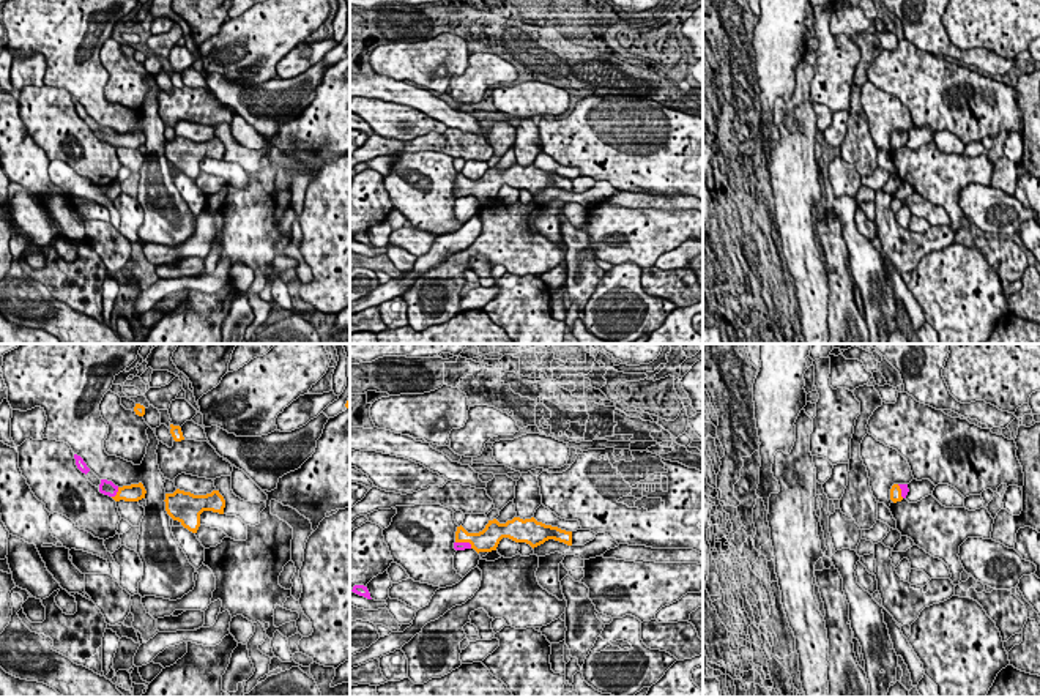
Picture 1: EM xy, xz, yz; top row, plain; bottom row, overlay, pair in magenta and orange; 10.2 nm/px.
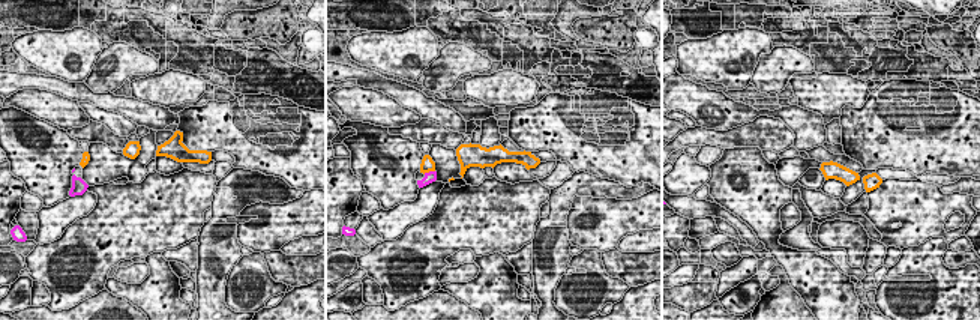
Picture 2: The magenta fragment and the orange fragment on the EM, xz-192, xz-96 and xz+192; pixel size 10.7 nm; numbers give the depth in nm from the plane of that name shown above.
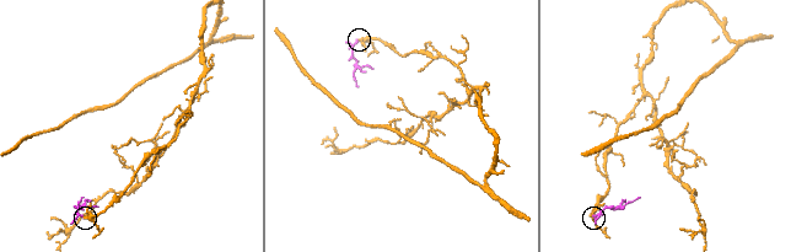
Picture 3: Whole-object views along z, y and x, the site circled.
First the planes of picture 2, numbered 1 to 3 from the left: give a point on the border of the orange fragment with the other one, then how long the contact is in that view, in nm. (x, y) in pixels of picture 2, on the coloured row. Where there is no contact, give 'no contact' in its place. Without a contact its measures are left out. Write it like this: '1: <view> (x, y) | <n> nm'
1: no contact
2: xz-96 (429, 172) | 130 nm
3: no contact

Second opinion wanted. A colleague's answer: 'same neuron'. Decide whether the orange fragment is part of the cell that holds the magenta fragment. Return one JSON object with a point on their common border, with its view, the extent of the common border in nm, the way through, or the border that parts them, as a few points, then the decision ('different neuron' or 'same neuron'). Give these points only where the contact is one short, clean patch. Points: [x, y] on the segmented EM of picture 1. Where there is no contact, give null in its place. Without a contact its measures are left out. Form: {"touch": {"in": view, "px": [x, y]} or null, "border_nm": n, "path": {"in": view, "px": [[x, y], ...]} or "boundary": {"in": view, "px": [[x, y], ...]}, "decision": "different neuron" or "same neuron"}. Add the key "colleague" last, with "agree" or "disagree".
{"touch": {"in": "xy", "px": [117, 491]}, "border_nm": 130, "path": {"in": "xy", "px": [[107, 488], [117, 491], [134, 492]]}, "decision": "same neuron", "colleague": "agree"}

